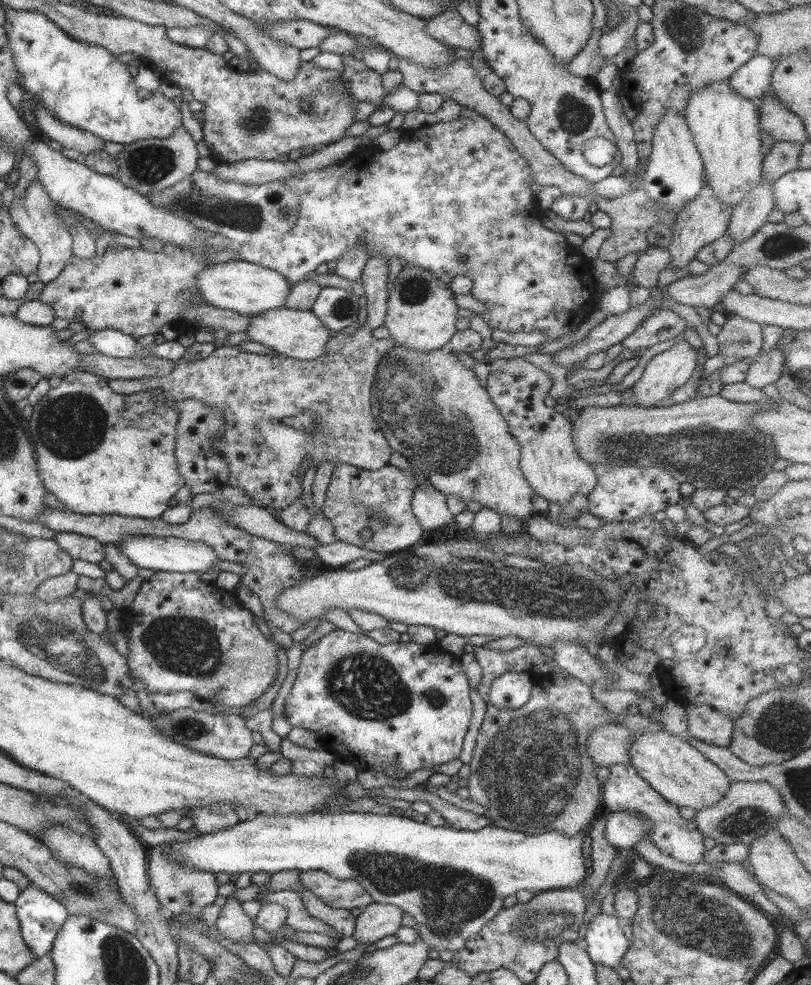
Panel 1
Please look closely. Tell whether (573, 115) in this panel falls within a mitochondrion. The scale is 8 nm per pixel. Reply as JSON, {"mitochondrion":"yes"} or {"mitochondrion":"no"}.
{"mitochondrion":"yes"}

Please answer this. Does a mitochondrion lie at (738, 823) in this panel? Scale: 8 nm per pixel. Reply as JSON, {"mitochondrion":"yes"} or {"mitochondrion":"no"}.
{"mitochondrion":"yes"}

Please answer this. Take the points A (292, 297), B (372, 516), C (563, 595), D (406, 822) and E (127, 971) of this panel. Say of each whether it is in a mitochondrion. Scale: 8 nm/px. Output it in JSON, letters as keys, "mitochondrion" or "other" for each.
{"A":"other","B":"other","C":"mitochondrion","D":"other","E":"mitochondrion"}

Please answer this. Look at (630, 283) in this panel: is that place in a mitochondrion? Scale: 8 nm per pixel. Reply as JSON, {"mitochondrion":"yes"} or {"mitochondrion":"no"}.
{"mitochondrion":"no"}

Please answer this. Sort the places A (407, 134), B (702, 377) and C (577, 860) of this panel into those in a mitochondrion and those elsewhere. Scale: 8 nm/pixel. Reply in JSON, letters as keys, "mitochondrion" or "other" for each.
{"A":"other","B":"other","C":"other"}

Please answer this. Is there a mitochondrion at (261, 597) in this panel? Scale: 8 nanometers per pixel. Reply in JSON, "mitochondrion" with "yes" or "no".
{"mitochondrion":"no"}

